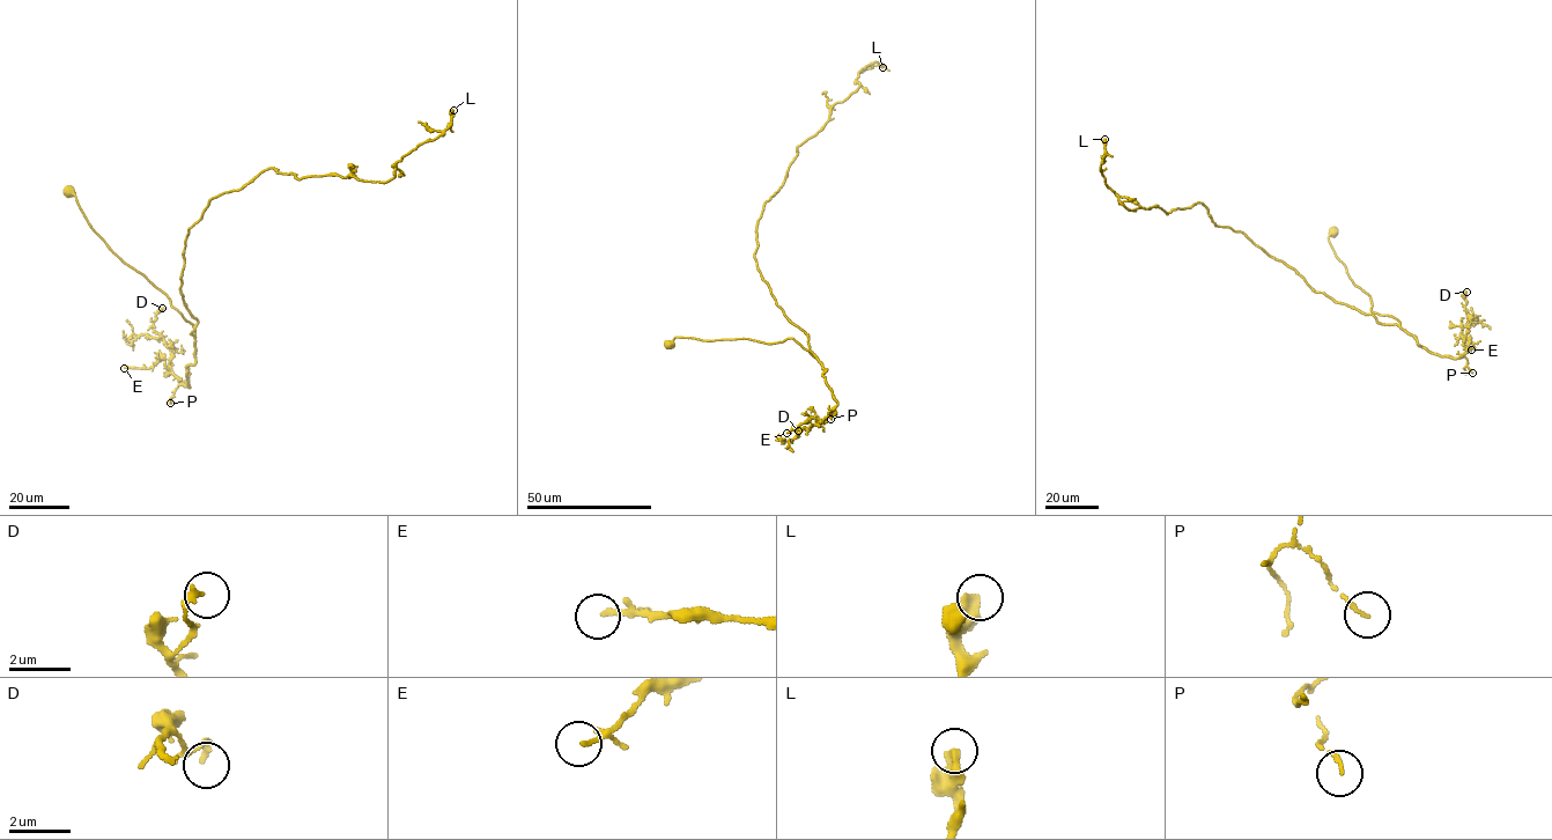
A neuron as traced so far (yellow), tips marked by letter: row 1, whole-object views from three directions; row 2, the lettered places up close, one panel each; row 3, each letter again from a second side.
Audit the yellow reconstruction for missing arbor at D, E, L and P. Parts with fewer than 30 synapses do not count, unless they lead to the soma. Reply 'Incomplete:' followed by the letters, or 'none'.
Incomplete: none

